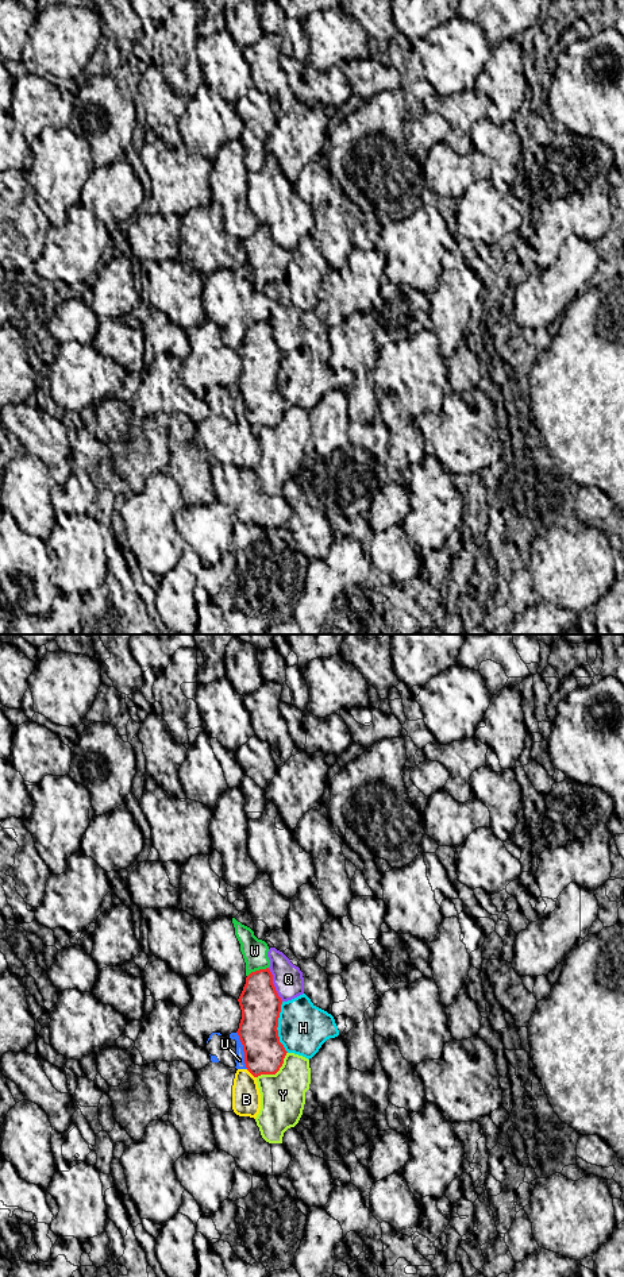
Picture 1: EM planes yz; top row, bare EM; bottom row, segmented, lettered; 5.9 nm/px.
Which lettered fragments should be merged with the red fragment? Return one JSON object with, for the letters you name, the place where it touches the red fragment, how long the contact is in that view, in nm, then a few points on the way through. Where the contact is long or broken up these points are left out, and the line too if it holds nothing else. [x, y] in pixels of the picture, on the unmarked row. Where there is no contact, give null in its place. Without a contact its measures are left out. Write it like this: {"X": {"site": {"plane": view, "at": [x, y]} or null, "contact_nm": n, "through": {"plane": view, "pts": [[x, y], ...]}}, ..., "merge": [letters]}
{"merge": []}

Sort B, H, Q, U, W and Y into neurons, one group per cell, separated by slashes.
B U / H / Q / W / Y

